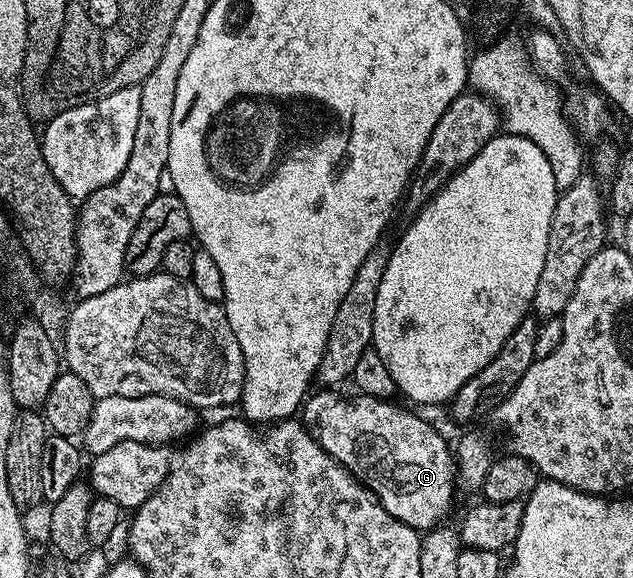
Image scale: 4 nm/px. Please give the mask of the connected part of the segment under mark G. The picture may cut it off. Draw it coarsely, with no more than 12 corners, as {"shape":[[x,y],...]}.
{"shape":[[319,388],[301,421],[401,524],[440,525],[452,447],[394,401]]}

